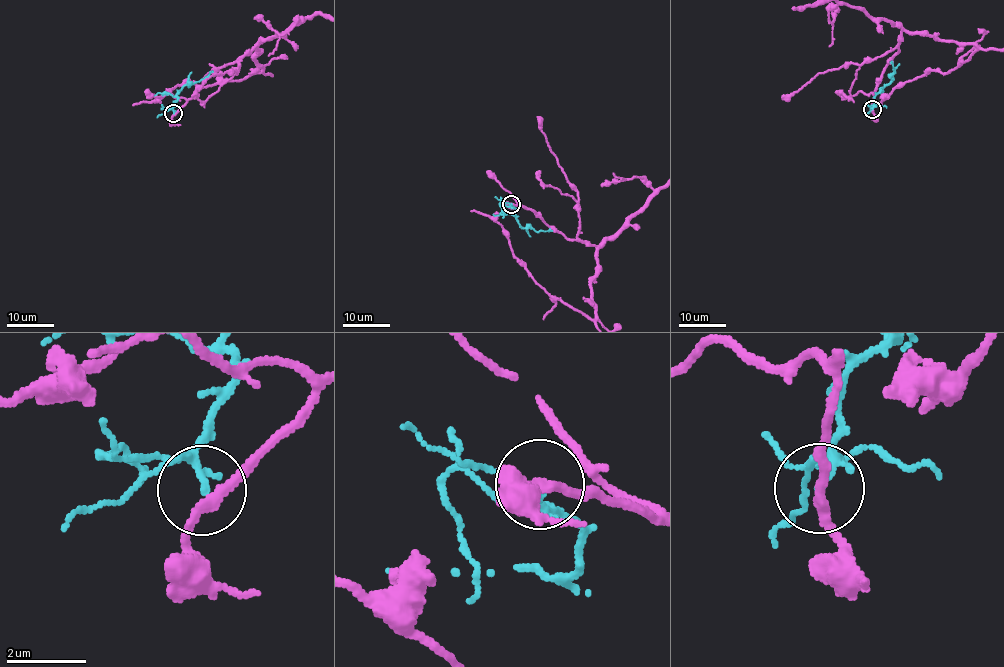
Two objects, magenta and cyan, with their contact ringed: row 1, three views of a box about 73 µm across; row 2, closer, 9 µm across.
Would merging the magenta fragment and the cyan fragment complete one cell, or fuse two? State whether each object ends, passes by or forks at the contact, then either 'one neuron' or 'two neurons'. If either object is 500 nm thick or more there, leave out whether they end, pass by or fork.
magenta passes by; cyan forks; two neurons

